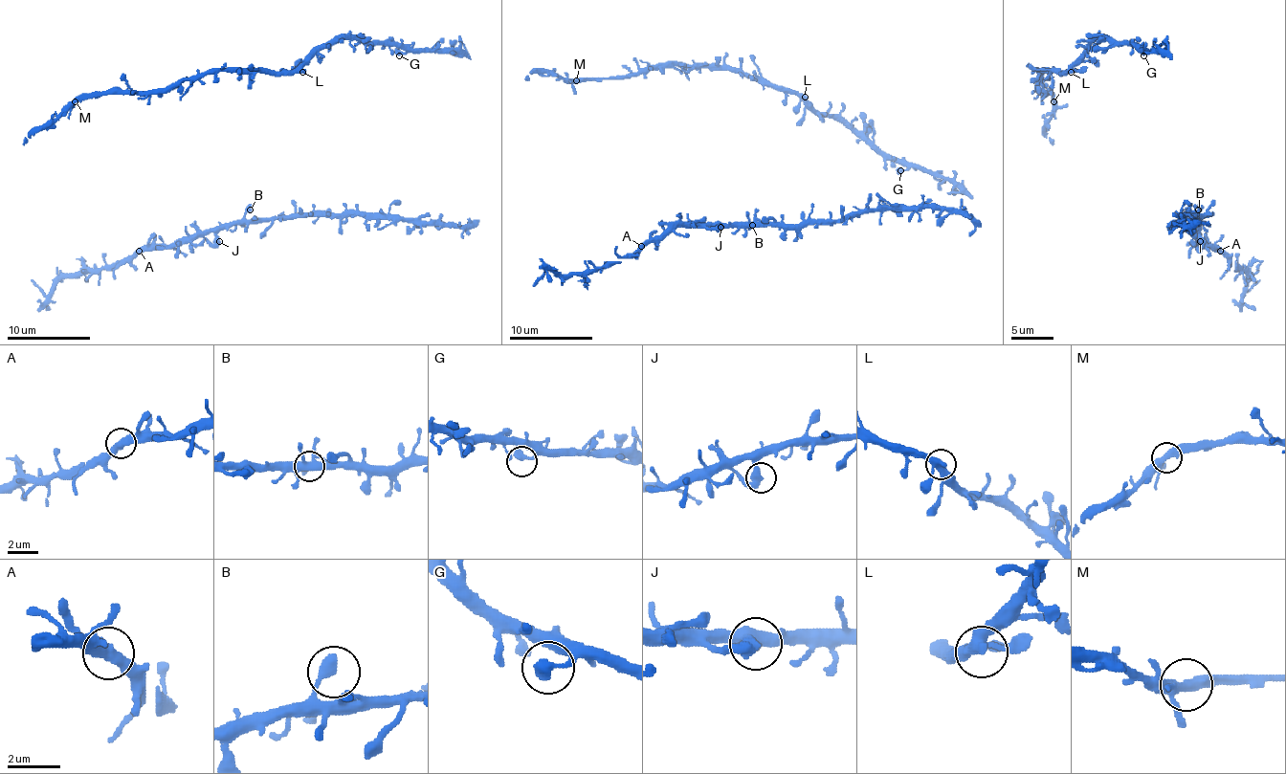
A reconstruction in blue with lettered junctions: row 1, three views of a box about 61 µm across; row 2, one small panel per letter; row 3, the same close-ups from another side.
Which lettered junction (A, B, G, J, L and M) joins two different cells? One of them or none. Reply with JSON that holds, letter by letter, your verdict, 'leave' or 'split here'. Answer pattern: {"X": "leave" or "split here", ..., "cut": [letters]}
{"A": "leave", "B": "leave", "G": "leave", "J": "leave", "L": "leave", "M": "leave", "cut": []}

